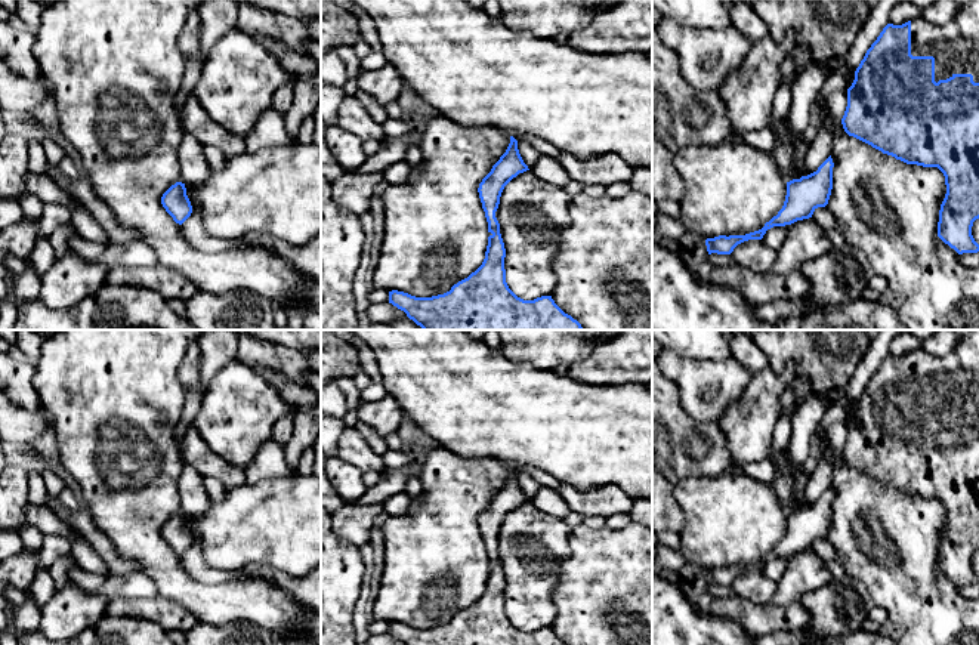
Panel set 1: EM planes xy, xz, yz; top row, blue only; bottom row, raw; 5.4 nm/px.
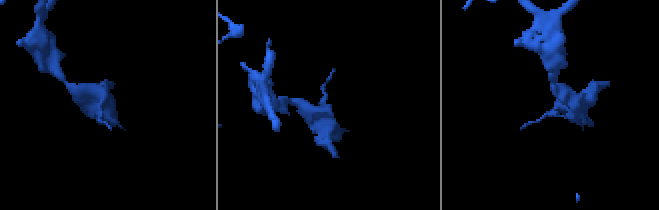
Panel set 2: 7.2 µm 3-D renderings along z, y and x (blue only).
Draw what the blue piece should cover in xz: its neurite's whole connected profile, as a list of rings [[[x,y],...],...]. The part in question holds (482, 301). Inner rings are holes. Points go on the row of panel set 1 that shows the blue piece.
[[[510,136],[506,152],[478,188],[491,234],[482,265],[444,294],[416,297],[392,290],[389,303],[423,330],[584,330],[552,296],[524,300],[506,283],[506,249],[495,212],[504,186],[526,170]]]

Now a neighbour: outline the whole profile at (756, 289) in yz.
[[[739,265],[714,268],[708,281],[738,291],[754,308],[782,299],[802,299],[809,290],[800,271],[788,275],[772,271],[759,274]]]

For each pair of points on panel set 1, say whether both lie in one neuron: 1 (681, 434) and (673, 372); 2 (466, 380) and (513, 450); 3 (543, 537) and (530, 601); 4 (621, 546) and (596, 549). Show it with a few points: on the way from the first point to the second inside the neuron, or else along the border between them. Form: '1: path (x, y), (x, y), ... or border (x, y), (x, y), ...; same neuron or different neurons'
1: border (667, 377), (676, 385), (678, 400), (689, 414); different neurons
2: path (482, 398), (513, 432); same neuron
3: path (530, 554), (530, 585); same neuron
4: path (615, 549), (602, 549); same neuron

